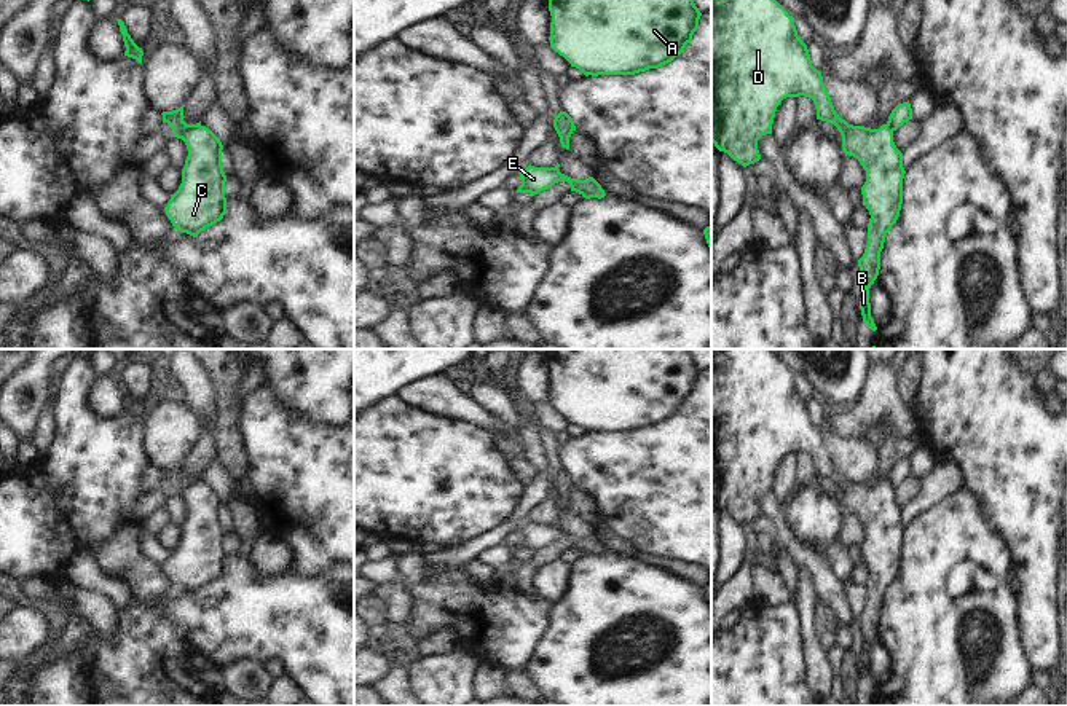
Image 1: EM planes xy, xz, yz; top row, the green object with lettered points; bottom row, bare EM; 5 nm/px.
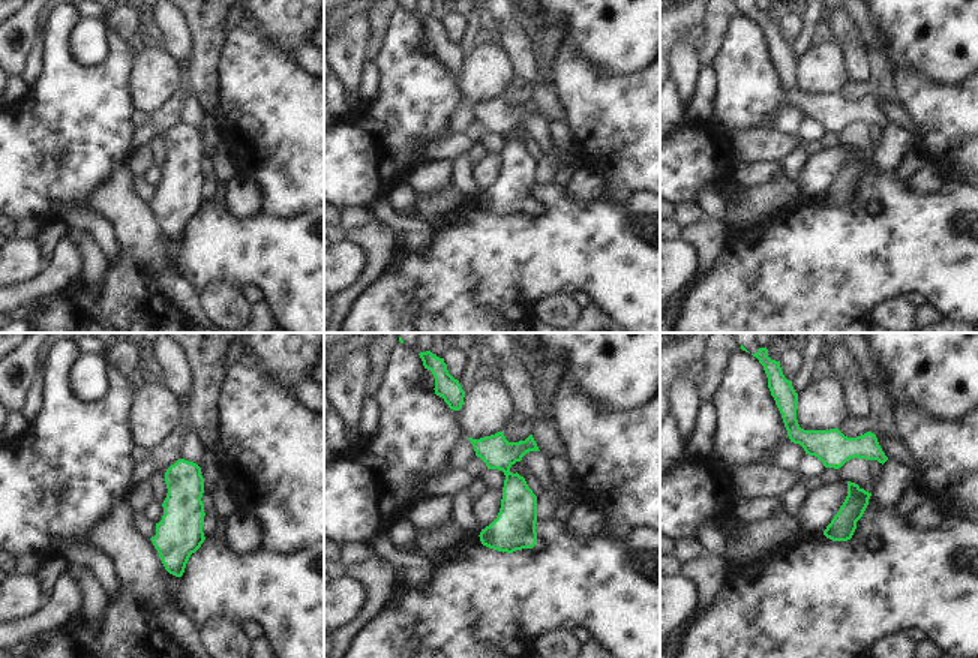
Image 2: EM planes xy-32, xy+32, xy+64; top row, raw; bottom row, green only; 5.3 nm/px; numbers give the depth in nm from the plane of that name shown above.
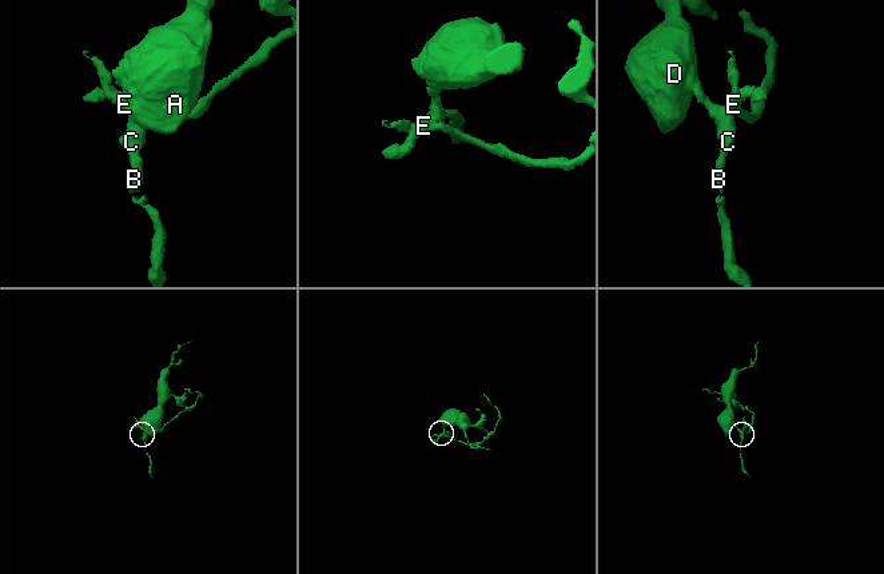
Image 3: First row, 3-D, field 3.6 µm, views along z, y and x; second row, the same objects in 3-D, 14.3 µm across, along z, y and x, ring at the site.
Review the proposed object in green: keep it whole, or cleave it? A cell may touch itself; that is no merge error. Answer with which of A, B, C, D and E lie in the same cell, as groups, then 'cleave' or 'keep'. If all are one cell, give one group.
A B C D / E | cleave

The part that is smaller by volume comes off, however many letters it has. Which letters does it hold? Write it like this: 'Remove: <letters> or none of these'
Remove: E.

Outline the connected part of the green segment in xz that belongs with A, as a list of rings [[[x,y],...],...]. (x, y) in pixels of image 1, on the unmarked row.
[[[555,349],[549,368],[550,405],[585,433],[635,432],[671,419],[692,398],[702,373],[689,349]]]

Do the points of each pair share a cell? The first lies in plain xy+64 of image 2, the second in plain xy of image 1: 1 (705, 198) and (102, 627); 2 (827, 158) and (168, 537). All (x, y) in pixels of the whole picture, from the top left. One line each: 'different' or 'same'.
1: same
2: same

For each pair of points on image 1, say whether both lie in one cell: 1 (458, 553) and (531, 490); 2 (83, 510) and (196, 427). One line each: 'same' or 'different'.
1: same
2: different

